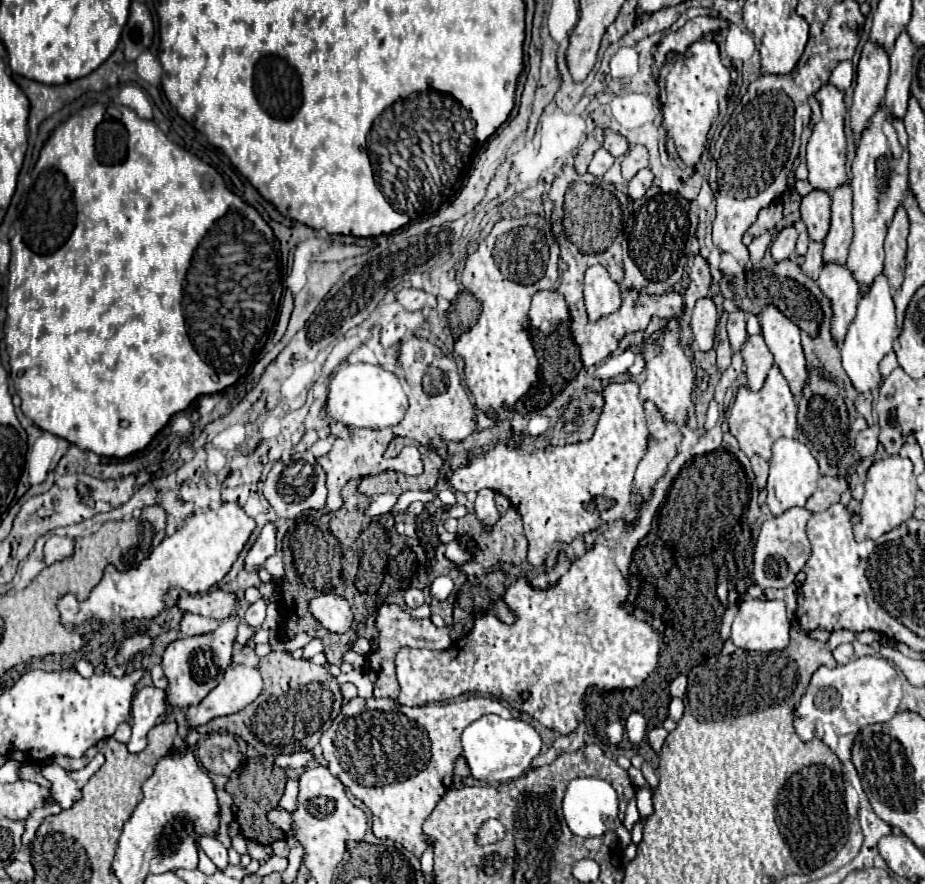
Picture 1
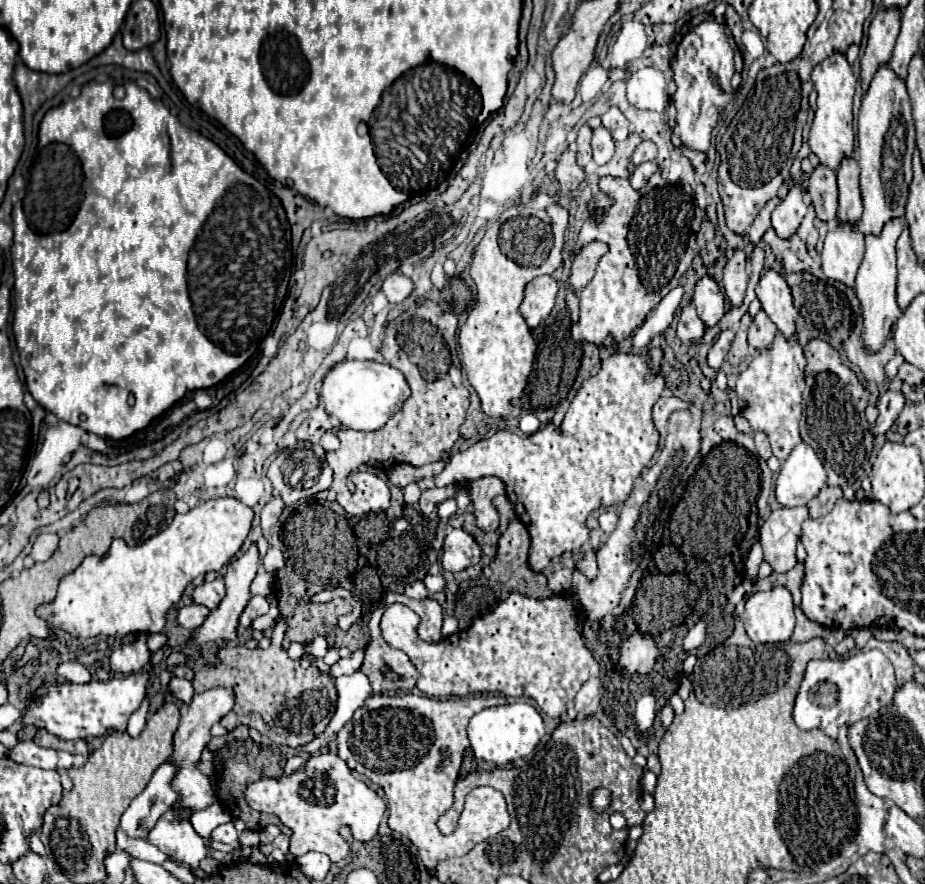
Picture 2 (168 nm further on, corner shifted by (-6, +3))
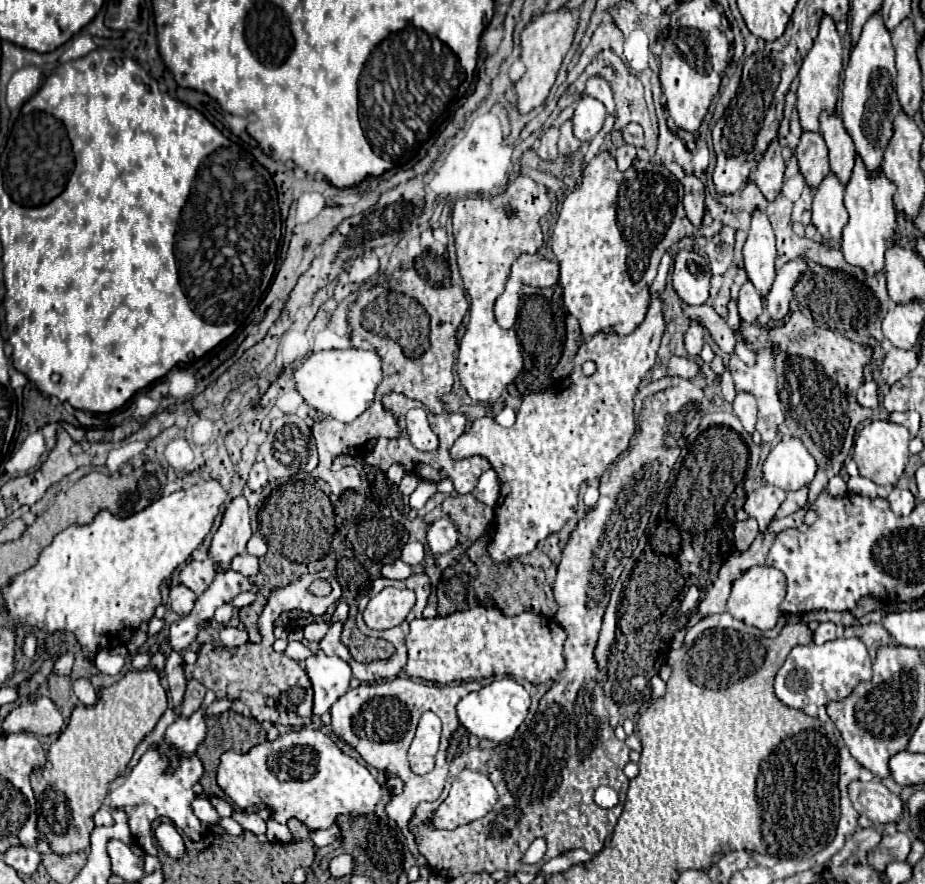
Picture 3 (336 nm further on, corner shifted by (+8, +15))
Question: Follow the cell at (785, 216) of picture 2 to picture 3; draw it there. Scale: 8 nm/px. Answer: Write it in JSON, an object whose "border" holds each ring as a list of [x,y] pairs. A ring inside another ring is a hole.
{"border":[[[778,140],[770,142],[770,148],[764,152],[762,160],[758,162],[758,168],[752,172],[750,178],[758,184],[758,188],[768,200],[774,200],[778,196],[784,182],[784,160],[780,154]]]}

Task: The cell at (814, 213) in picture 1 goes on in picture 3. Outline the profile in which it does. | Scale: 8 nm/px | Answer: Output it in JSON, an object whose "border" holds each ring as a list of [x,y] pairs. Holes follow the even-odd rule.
{"border":[[[802,132],[800,144],[796,146],[796,158],[800,172],[812,188],[816,188],[830,172],[826,142],[822,140],[820,132]]]}

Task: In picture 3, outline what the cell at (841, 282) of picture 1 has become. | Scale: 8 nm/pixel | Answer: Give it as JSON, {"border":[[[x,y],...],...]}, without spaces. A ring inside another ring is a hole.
{"border":[[[830,172],[822,184],[814,190],[812,202],[812,222],[822,236],[822,244],[836,246],[842,236],[842,228],[848,222],[848,212],[842,202],[844,186],[842,182]]]}

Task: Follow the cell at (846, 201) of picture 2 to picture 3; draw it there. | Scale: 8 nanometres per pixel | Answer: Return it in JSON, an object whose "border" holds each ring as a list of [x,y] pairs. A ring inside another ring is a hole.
{"border":[[[822,112],[820,134],[824,136],[830,150],[830,170],[840,178],[842,184],[846,184],[852,176],[856,148],[854,140],[850,140],[850,134],[842,124],[842,116],[838,116],[838,112]]]}

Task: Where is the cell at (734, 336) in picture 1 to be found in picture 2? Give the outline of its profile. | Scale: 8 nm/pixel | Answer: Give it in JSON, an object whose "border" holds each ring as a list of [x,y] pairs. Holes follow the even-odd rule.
{"border":[[[742,250],[734,252],[724,268],[724,292],[732,304],[732,308],[742,306],[742,300],[746,296],[746,284],[748,284],[748,276],[746,276],[746,254]]]}

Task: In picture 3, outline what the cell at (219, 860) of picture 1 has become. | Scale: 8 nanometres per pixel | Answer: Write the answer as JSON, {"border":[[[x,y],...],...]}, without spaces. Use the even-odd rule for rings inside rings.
{"border":[[[200,794],[192,800],[192,810],[194,810],[194,814],[198,816],[200,822],[206,822],[206,824],[216,824],[218,822],[218,812],[210,804],[208,796],[204,796],[204,794]]]}

